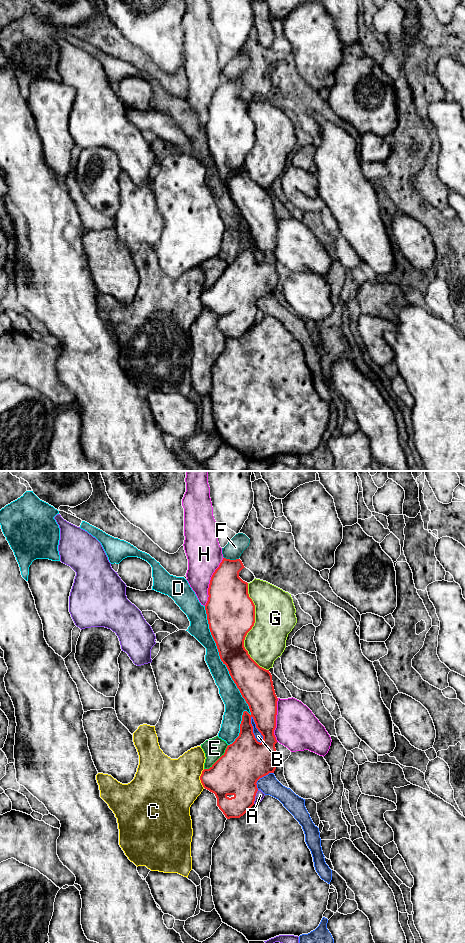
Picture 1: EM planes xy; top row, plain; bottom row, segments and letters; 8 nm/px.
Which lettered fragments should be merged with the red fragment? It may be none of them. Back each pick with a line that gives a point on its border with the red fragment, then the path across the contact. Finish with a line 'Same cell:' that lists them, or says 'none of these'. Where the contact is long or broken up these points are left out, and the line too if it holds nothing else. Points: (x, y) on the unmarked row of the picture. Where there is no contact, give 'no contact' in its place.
Same cell: none of these

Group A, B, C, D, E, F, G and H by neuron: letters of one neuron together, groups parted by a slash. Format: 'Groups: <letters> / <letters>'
Groups: A / B D / C / E / F / G / H

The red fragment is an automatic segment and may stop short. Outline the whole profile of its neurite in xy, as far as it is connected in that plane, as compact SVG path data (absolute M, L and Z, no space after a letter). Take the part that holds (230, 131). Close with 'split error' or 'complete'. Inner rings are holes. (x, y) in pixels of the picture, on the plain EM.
M223 78L211 97L209 117L205 125L209 149L220 179L226 185L251 232L243 232L239 256L227 266L225 273L209 289L202 291L200 296L203 307L215 314L217 326L227 339L240 338L254 325L258 311L257 301L269 293L274 293L278 283L275 268L277 260L274 255L278 218L272 195L269 190L260 187L244 167L245 157L255 143L255 125L248 114L248 103L239 97L243 88L245 87L240 79ZM252 238L263 256L261 262L257 261L253 253Z; complete

